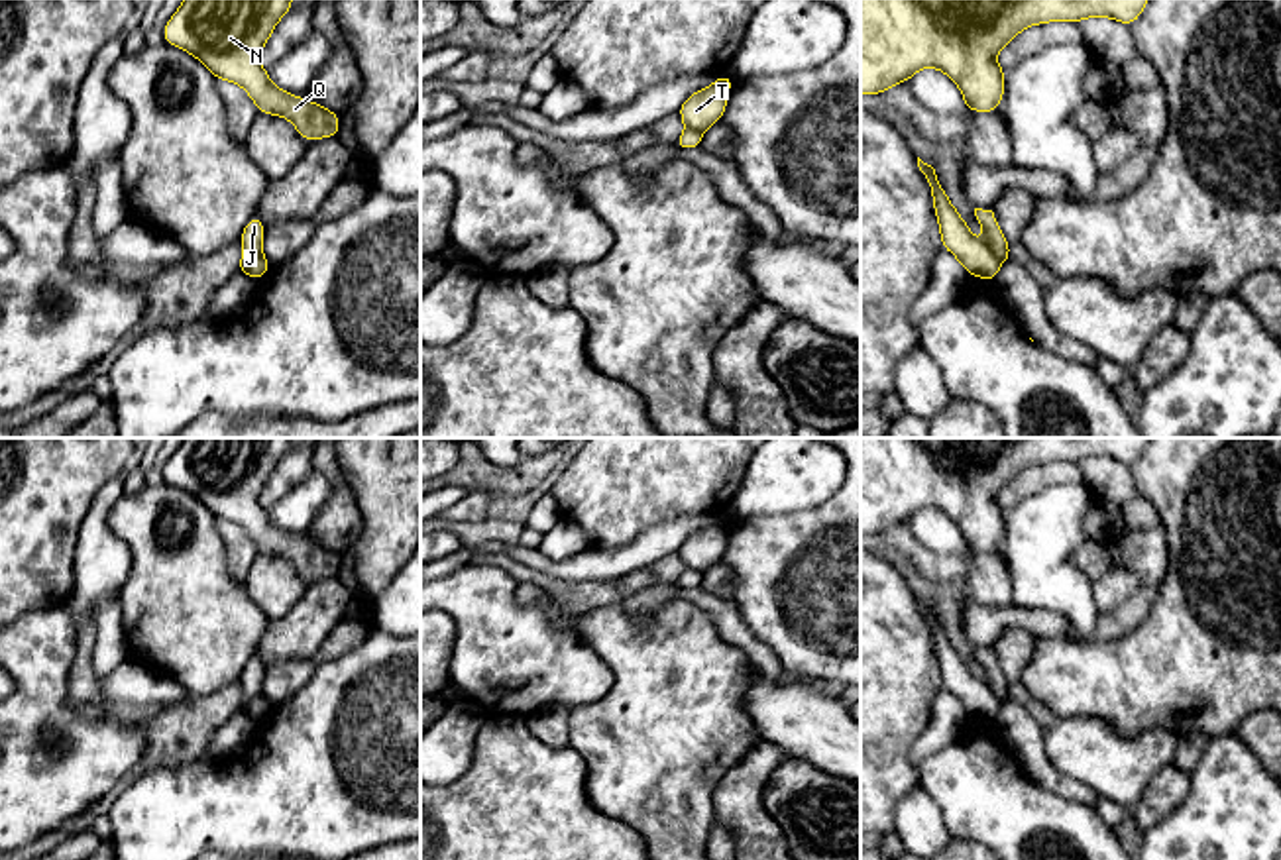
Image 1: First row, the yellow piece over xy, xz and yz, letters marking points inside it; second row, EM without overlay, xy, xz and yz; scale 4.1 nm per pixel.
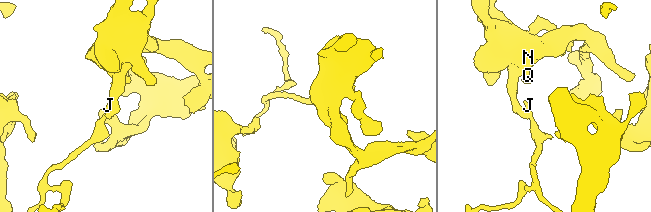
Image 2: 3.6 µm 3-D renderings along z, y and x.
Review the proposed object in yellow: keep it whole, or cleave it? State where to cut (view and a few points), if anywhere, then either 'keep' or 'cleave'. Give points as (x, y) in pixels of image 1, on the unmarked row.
cut xy (260, 692), (244, 711); cleave

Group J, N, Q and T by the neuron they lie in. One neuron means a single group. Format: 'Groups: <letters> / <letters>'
Groups: J / N Q T

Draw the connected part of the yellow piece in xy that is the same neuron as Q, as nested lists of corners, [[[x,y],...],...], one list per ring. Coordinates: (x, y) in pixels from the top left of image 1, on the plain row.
[[[185,438],[163,481],[196,497],[218,520],[236,522],[257,552],[283,556],[306,579],[334,577],[340,556],[275,526],[259,493],[293,438]]]

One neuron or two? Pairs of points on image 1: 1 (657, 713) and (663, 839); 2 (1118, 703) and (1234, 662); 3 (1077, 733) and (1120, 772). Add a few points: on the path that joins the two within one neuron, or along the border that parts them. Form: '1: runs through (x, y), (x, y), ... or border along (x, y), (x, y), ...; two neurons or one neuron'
1: runs through (657, 745), (663, 807); one neuron
2: runs through (1148, 680), (1205, 662); one neuron
3: runs through (1087, 743), (1111, 764); one neuron

